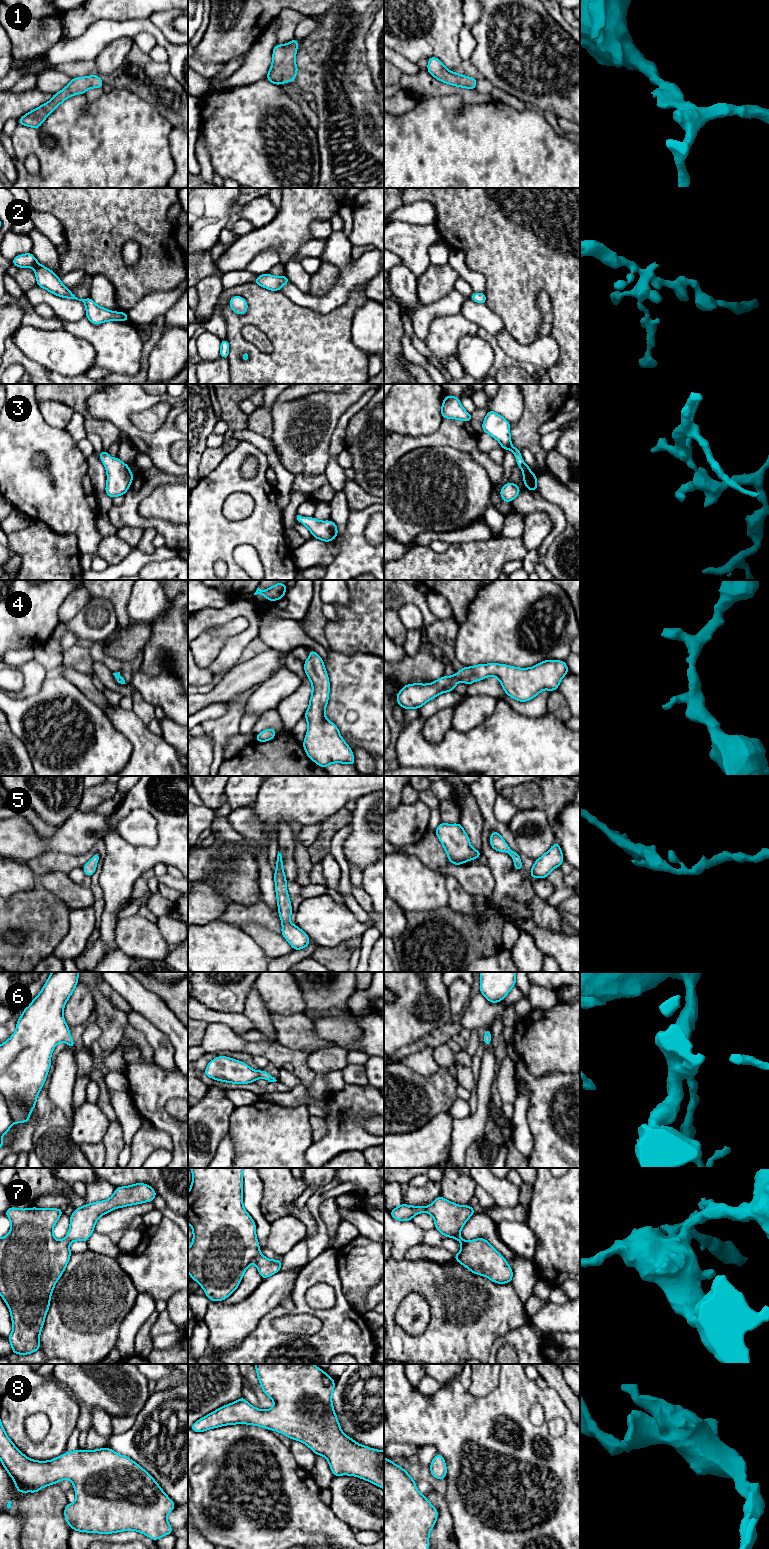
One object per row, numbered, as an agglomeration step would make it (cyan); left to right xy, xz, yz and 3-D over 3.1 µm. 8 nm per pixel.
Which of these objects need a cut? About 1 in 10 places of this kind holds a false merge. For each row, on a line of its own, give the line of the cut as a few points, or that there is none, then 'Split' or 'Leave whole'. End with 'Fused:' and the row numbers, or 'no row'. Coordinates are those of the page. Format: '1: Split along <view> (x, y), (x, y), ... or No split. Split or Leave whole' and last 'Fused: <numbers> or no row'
1: No split. Leave whole
2: No split. Leave whole
3: No split. Leave whole
4: No split. Leave whole
5: No split. Leave whole
6: No split. Leave whole
7: No split. Leave whole
8: No split. Leave whole
Fused: no row

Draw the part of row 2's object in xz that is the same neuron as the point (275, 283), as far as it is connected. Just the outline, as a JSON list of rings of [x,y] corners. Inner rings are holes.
[[[267,273],[259,275],[253,283],[271,291],[280,291],[283,285],[290,283],[290,280],[286,275],[278,277]]]

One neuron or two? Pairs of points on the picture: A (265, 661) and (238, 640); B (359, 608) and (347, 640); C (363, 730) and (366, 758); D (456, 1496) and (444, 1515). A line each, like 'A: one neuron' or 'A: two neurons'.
A: two neurons
B: one neuron
C: two neurons
D: two neurons

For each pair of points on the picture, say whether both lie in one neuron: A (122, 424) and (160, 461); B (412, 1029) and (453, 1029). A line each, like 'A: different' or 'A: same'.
A: same
B: different

